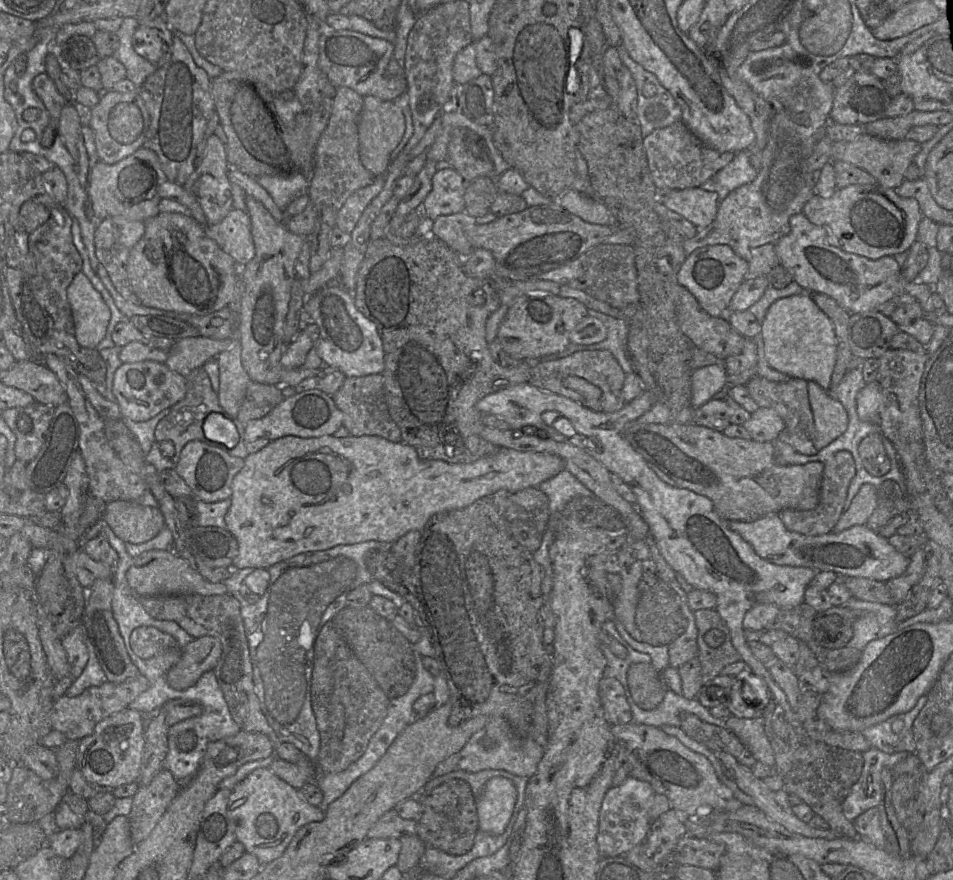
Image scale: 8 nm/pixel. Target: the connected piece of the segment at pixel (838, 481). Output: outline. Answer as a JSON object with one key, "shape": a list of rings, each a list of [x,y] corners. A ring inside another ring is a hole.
{"shape":[[[842,450],[831,456],[824,463],[824,472],[822,474],[817,506],[812,510],[784,509],[777,513],[786,529],[807,536],[830,533],[844,512],[849,485],[855,474],[856,465],[850,452]]]}

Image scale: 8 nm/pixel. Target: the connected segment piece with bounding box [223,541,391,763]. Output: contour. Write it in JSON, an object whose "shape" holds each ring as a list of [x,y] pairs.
{"shape":[[[379,541],[337,545],[327,550],[301,553],[278,562],[268,568],[270,580],[267,590],[255,604],[249,604],[239,593],[245,577],[255,568],[233,569],[229,577],[223,581],[227,593],[240,602],[253,667],[254,685],[264,715],[280,741],[292,743],[314,763],[320,749],[320,734],[311,701],[315,640],[323,625],[333,620],[347,606],[349,592],[373,580],[366,567],[366,554],[371,550],[389,550],[390,547],[391,543]]]}

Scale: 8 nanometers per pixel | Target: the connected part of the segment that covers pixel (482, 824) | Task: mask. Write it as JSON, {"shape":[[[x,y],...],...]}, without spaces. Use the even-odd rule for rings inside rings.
{"shape":[[[504,777],[491,778],[477,799],[479,830],[502,834],[513,815],[516,799],[517,791],[512,781]]]}

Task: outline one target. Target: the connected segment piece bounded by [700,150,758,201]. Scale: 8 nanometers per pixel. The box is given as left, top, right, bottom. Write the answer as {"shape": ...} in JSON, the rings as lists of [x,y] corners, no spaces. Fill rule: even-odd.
{"shape":[[[750,150],[735,153],[733,159],[700,188],[716,192],[719,201],[722,201],[736,188],[752,182],[757,176],[756,170],[750,163]]]}

